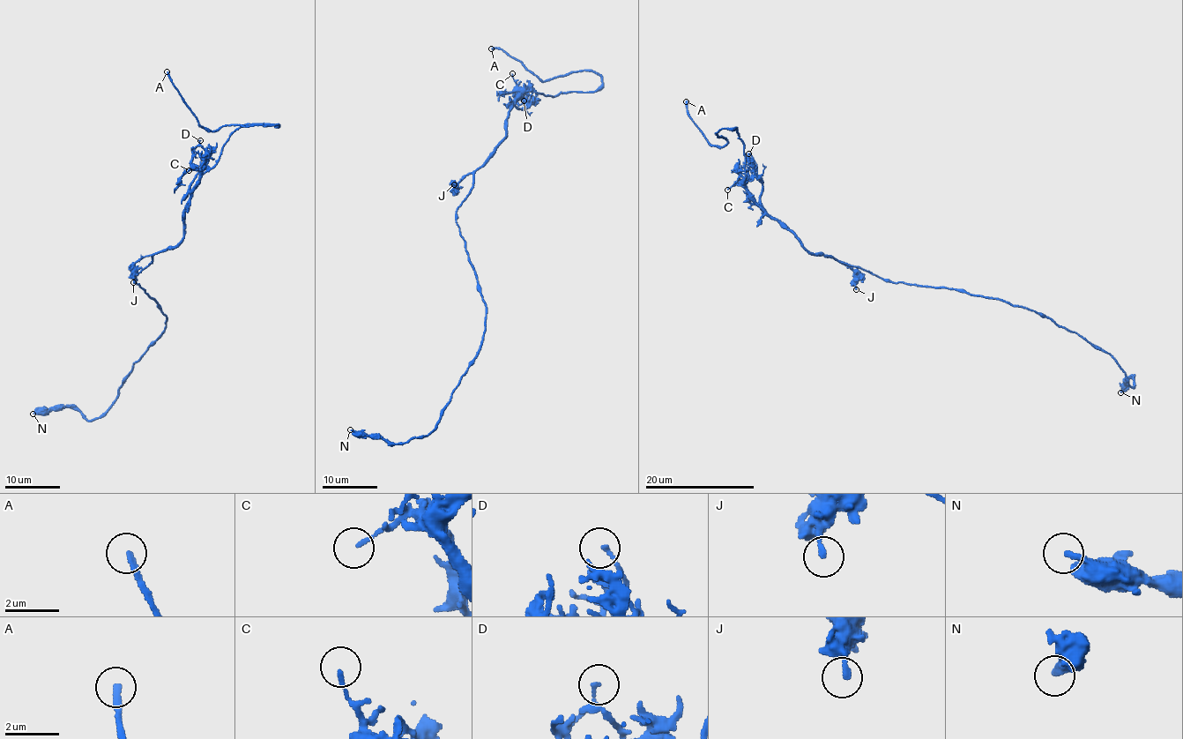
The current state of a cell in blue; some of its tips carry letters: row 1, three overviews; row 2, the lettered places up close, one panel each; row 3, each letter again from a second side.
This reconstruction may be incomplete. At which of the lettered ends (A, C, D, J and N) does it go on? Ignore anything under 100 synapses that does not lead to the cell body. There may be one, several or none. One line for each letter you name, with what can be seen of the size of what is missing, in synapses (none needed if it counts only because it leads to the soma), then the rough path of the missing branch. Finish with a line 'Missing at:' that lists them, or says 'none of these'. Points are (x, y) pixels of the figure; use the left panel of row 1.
A: course (167, 71), (166, 57), (149, 24), (147, 11)
Missing at: A

